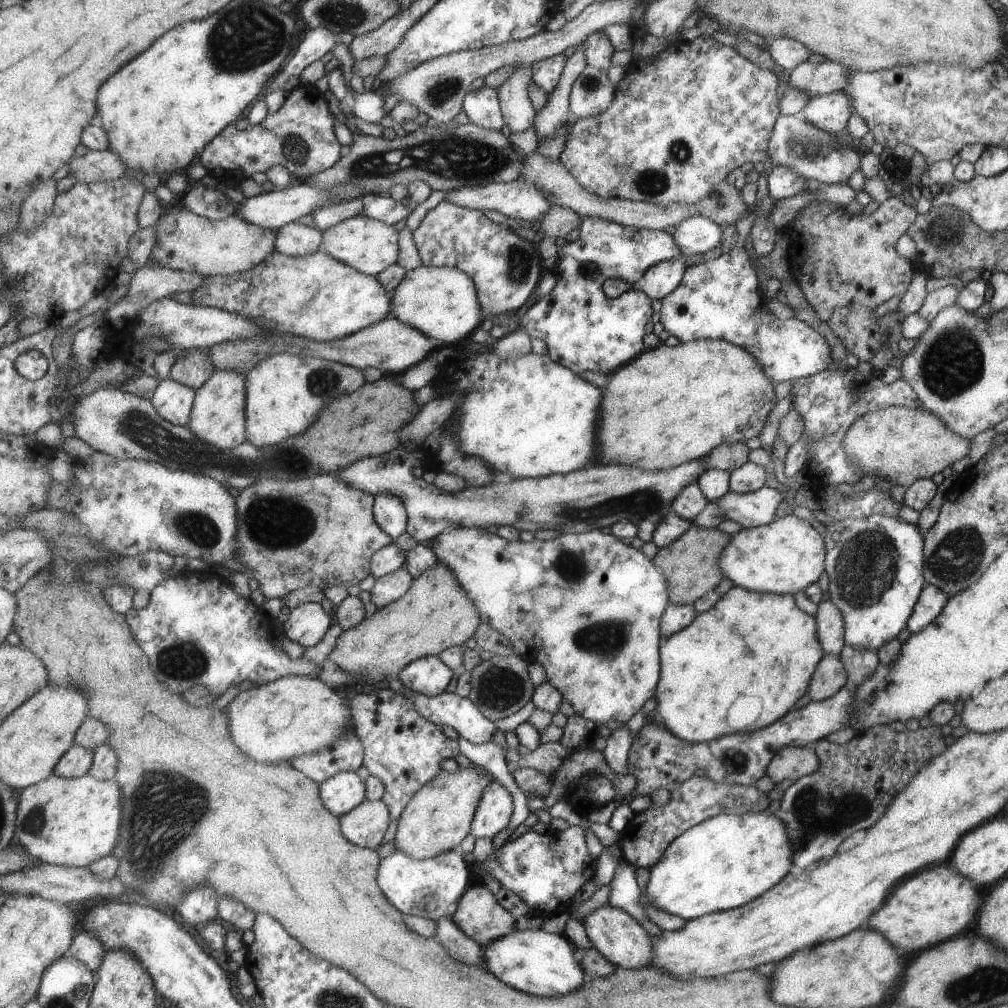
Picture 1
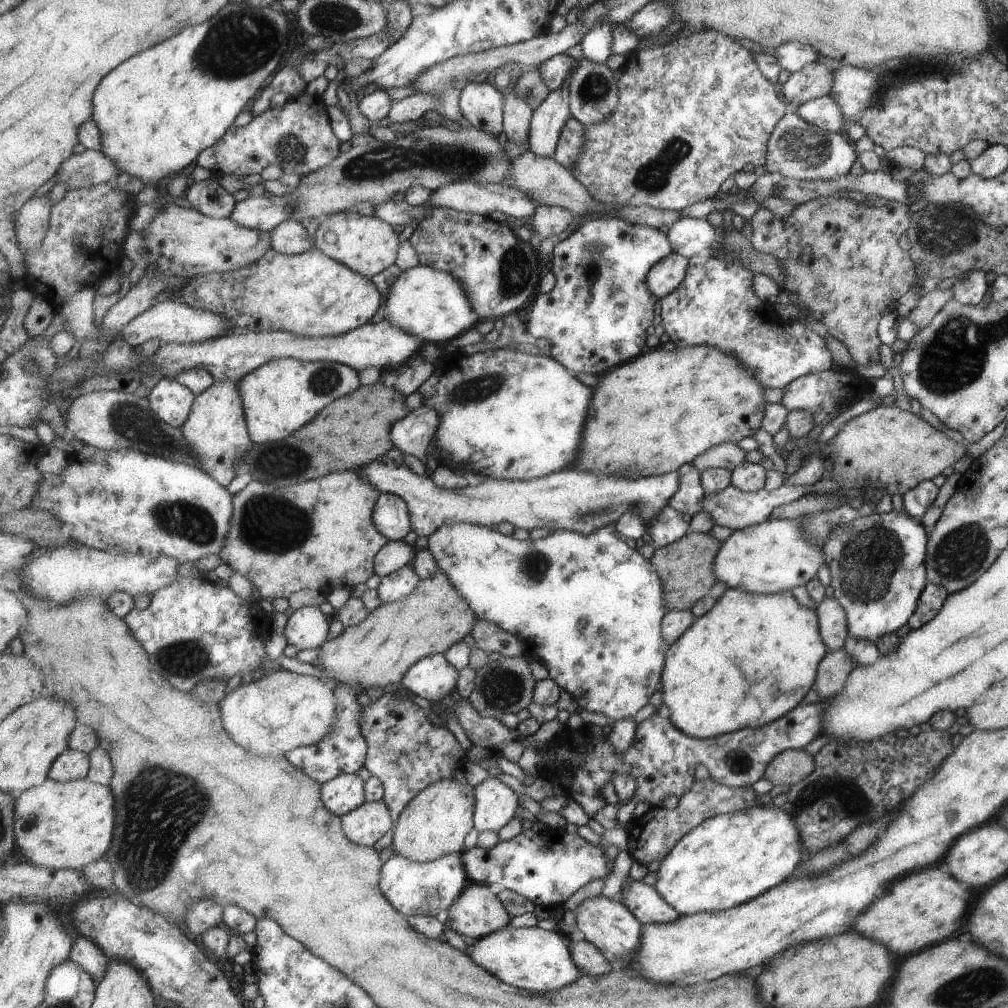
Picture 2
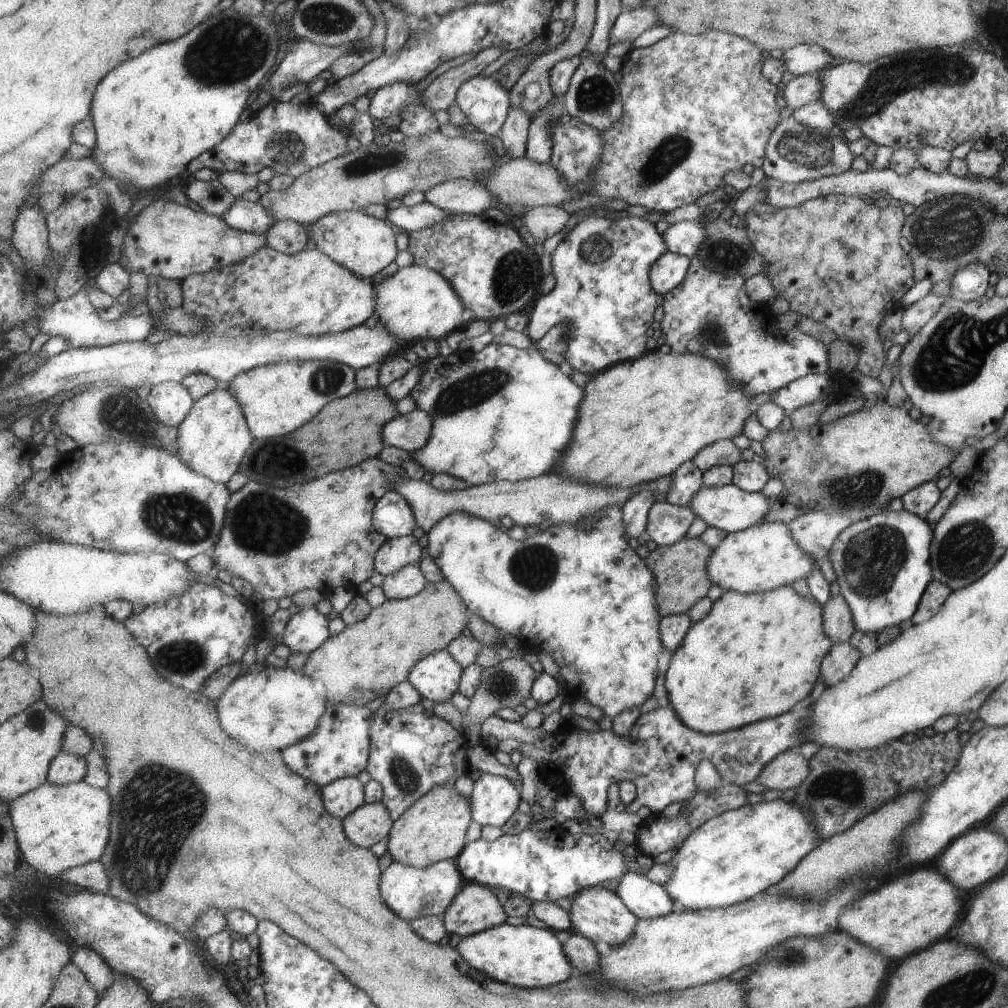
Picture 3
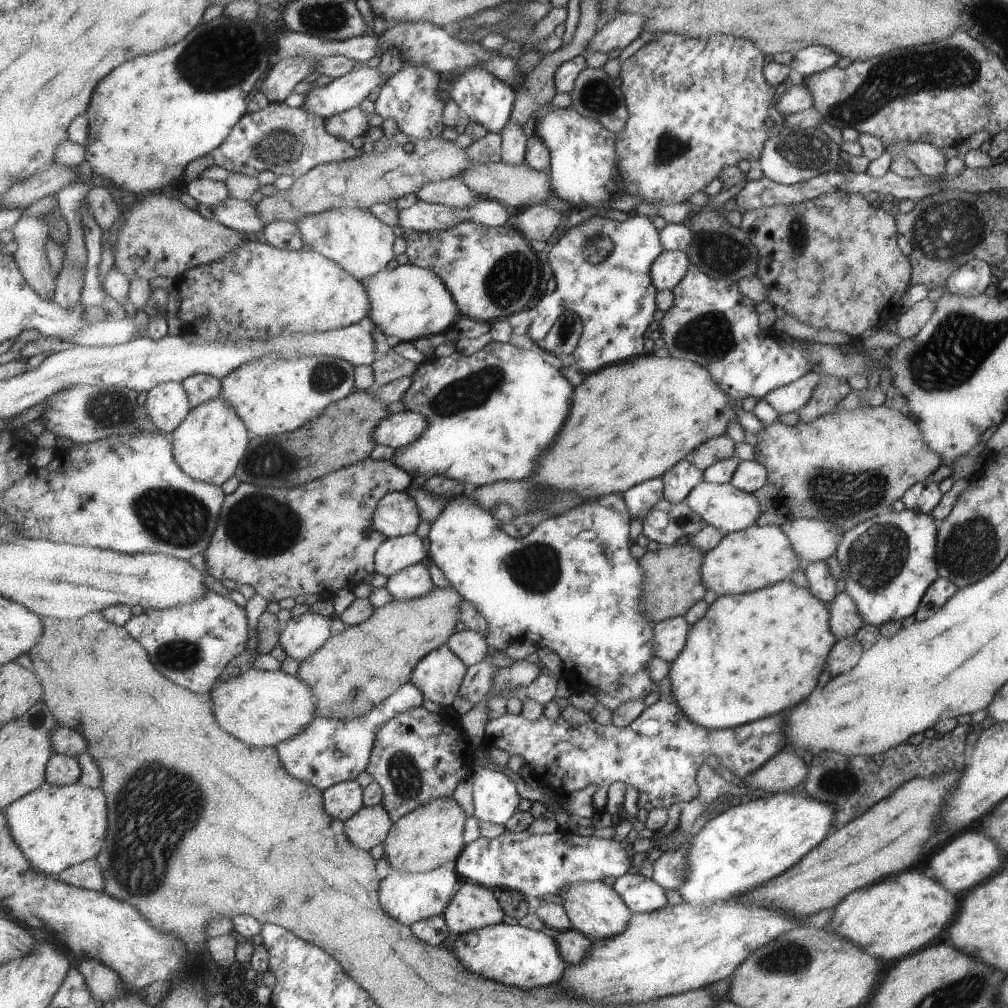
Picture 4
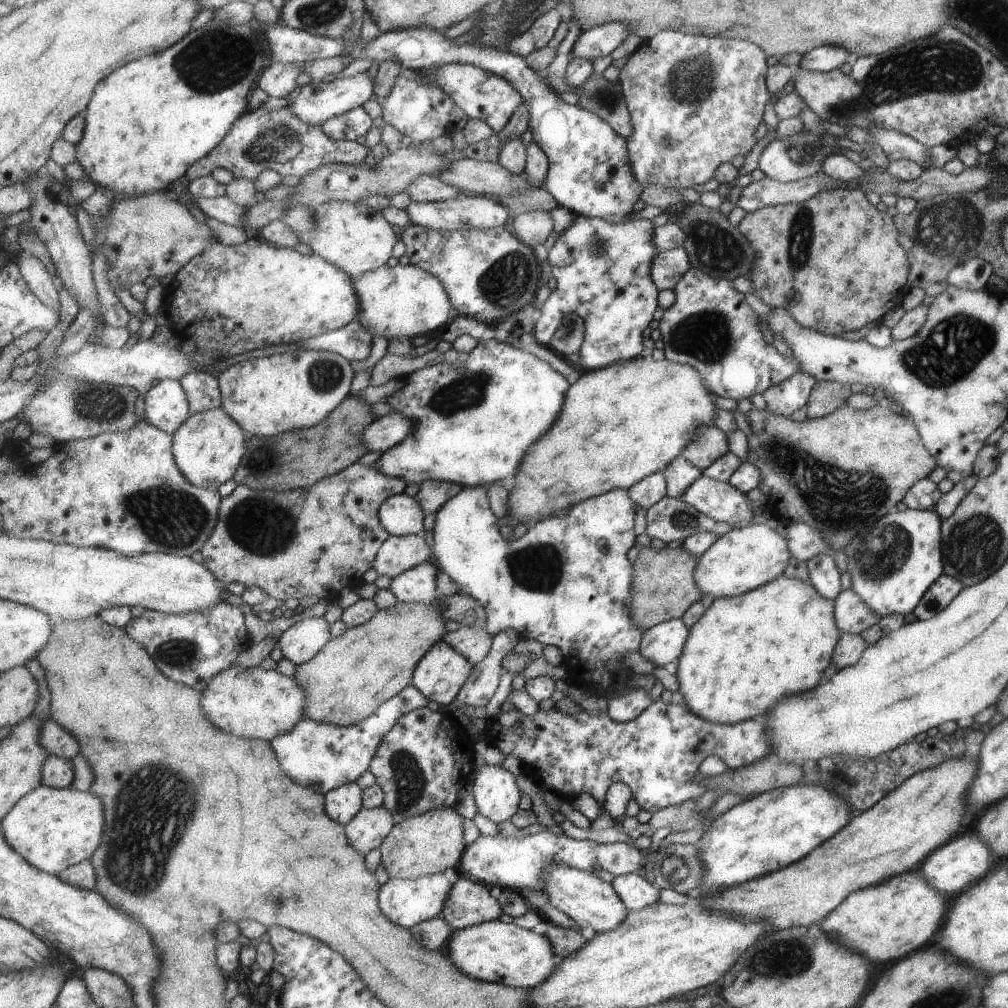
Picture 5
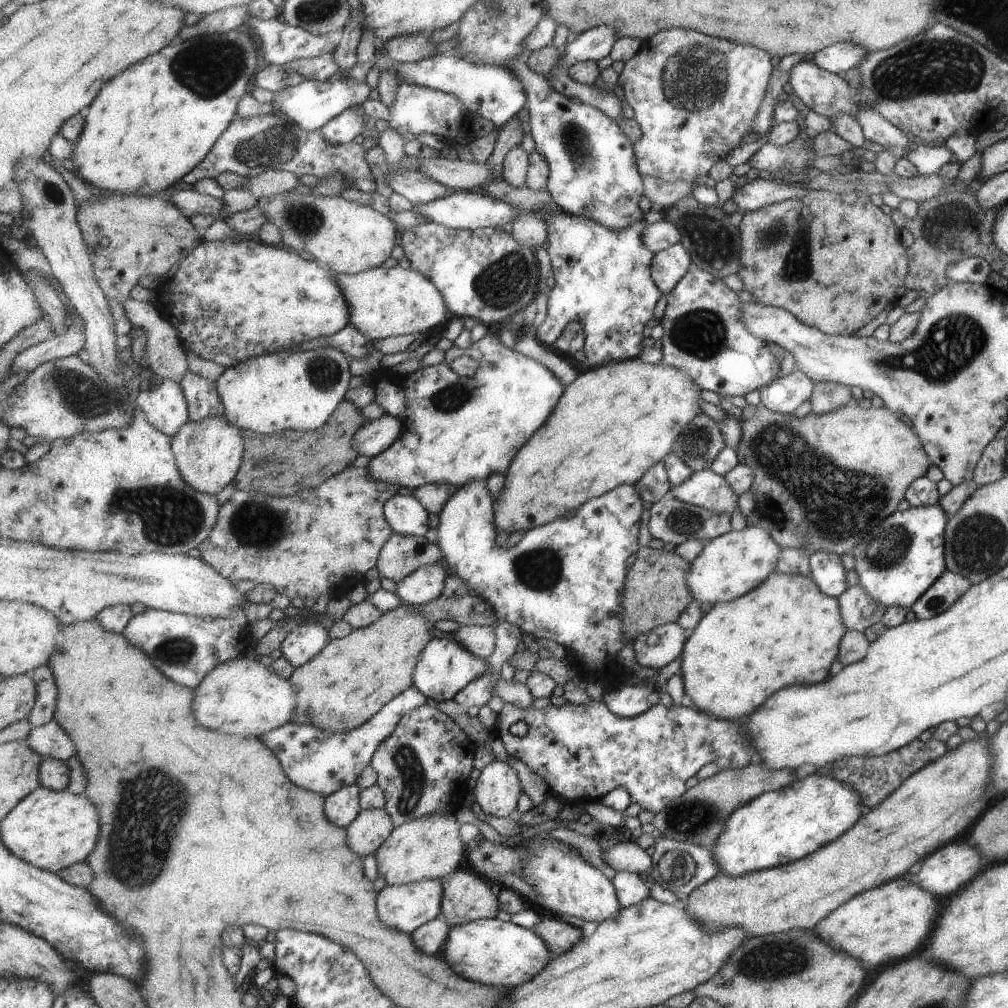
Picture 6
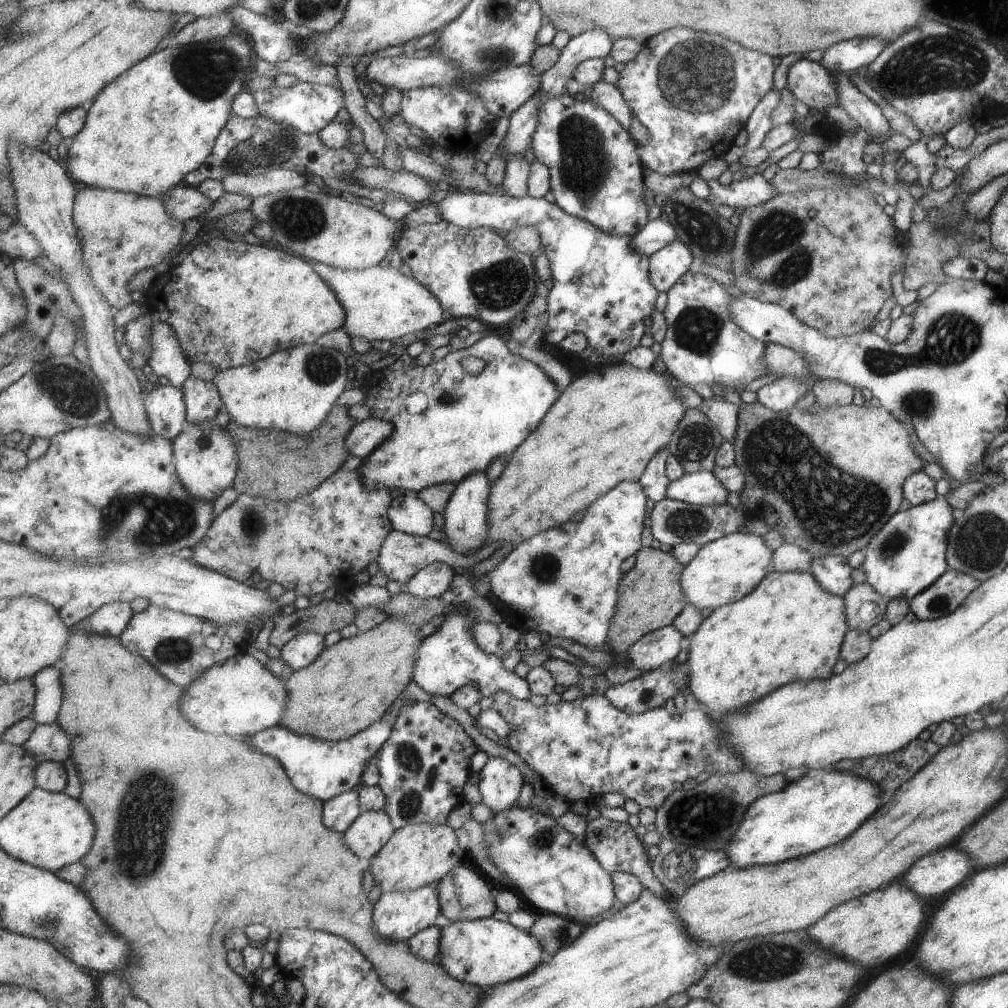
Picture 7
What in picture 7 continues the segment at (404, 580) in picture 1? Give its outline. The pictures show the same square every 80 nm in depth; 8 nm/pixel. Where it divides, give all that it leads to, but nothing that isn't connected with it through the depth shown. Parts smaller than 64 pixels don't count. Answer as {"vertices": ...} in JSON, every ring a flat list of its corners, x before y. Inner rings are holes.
{"vertices":[[435,562,423,568,411,582,403,588,403,592,415,596,415,598,442,599,443,594,451,588,455,580,455,570,445,562]]}

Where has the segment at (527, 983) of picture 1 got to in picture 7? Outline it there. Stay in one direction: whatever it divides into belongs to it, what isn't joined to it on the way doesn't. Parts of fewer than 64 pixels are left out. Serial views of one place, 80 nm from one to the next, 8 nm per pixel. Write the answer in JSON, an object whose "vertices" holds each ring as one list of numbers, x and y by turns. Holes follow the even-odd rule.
{"vertices":[[491,917,471,921,444,921,441,939,439,963,457,980,483,988,523,978,549,958,535,934]]}

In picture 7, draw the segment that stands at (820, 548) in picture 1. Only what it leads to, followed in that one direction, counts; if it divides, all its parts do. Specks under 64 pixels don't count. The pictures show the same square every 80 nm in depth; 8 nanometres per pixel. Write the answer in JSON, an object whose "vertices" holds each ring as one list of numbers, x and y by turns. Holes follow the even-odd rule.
{"vertices":[[731,532,705,544,699,548,693,559,684,565,680,585,682,586,683,594,685,594,685,601,688,604,693,604,700,611,707,607,715,609,742,599,753,588,758,587,762,577,769,573,771,556,773,556,773,550,763,540,763,536,759,536,753,532]]}

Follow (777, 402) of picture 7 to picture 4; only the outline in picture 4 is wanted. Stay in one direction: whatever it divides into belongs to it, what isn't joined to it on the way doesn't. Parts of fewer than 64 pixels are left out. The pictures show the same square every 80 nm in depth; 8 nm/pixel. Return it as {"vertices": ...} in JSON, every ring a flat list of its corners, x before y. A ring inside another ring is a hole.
{"vertices":[[809,371,801,378,767,392,763,399,779,415,795,412,806,404,821,382,819,374]]}

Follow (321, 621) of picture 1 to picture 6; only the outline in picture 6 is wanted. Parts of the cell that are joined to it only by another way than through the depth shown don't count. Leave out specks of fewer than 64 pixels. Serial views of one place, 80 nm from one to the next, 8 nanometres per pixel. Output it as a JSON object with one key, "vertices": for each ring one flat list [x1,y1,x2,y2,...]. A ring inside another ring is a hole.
{"vertices":[[307,622,285,638,280,650,297,669,322,653,330,640,330,629,323,622]]}

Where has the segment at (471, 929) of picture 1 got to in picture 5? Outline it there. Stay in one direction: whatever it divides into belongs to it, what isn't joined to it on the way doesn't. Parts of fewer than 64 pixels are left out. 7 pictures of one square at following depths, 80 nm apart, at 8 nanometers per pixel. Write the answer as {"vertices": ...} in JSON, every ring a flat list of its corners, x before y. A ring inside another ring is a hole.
{"vertices":[[457,875,442,915,454,931,498,920,504,913,496,894,481,881]]}

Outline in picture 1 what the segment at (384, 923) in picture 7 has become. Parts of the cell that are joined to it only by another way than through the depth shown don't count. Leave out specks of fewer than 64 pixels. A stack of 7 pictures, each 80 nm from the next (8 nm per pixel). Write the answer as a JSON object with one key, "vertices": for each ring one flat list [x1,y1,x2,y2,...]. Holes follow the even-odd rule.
{"vertices":[[396,849,382,859,379,865,379,886,395,904,395,908,401,910,405,916,415,915,438,921,452,912,469,888,471,870,467,866,468,859,463,852,456,849,430,859,415,859]]}

